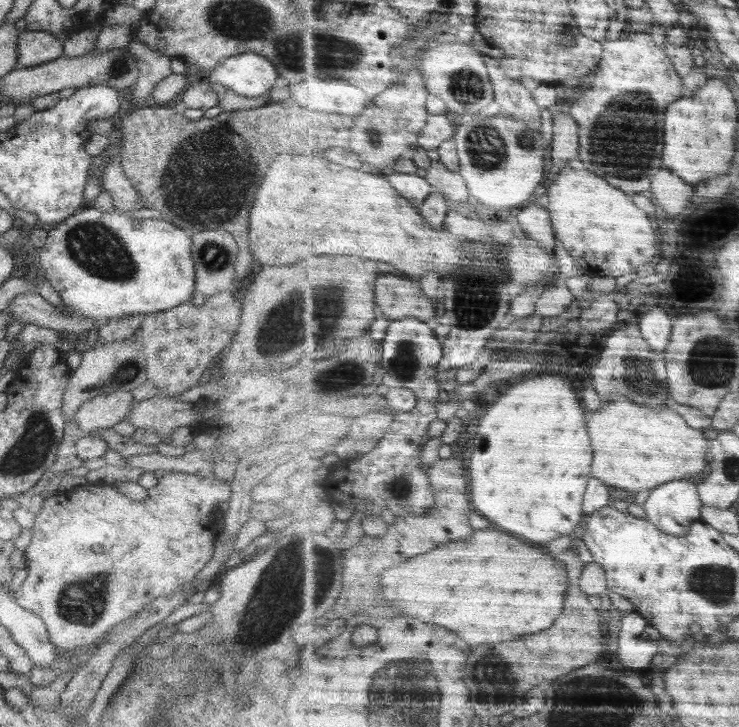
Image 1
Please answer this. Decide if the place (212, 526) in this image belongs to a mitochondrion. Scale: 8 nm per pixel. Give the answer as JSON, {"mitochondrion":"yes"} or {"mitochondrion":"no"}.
{"mitochondrion":"no"}

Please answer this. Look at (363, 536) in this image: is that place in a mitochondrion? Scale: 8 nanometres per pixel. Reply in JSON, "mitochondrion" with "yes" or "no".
{"mitochondrion":"no"}

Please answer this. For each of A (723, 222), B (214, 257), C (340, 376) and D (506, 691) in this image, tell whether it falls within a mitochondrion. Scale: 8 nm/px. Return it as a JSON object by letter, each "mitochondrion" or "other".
{"A":"other","B":"mitochondrion","C":"mitochondrion","D":"mitochondrion"}

